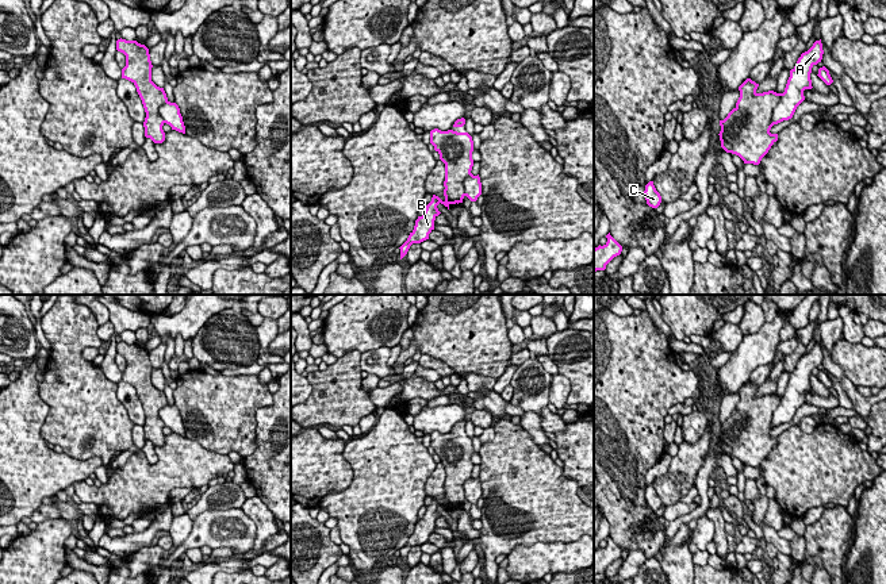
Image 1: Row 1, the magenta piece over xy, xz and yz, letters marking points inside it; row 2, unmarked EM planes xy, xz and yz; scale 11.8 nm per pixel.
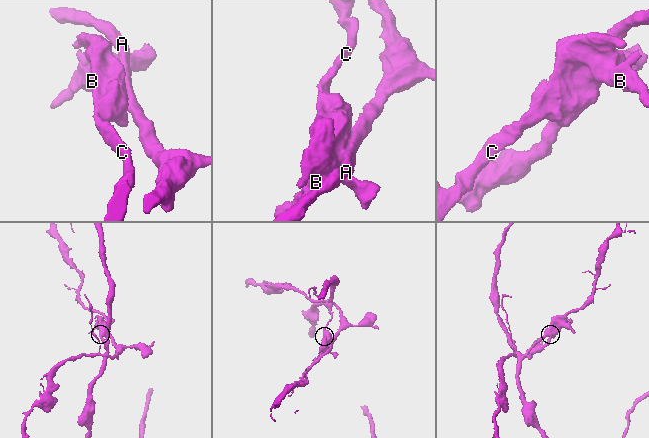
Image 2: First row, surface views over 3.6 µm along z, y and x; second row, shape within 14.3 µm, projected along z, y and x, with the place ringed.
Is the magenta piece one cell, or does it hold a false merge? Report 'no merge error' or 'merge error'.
no merge error

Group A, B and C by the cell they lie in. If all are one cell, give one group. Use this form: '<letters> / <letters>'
A B C

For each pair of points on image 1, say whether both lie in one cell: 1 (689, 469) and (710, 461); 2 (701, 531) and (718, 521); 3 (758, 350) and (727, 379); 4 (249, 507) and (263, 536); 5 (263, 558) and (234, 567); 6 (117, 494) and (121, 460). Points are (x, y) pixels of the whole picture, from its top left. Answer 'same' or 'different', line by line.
1: different
2: different
3: same
4: same
5: different
6: different

